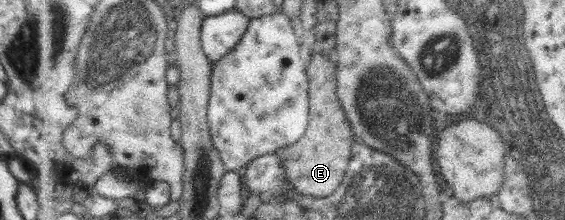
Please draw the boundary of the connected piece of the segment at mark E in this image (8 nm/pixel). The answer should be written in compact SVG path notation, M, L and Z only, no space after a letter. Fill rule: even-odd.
M314 55L307 67L312 85L312 125L300 145L280 149L278 154L288 170L289 182L304 195L328 197L342 185L352 161L356 133L338 97L338 67L328 56Z

